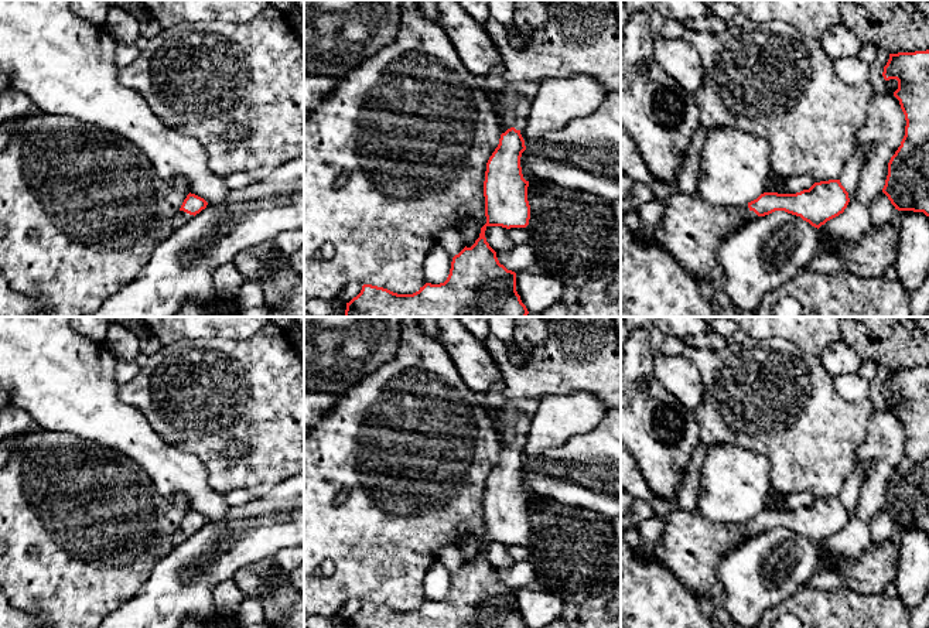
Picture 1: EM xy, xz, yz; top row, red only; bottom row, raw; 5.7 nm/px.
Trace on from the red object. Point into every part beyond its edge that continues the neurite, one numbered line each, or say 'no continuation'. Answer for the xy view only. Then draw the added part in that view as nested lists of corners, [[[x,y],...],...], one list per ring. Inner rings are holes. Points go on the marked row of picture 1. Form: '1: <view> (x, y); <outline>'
1: xy (181, 217); [[[178,211],[174,216],[174,228],[180,228],[181,225],[187,223],[192,218],[194,215],[189,215],[184,211]]]

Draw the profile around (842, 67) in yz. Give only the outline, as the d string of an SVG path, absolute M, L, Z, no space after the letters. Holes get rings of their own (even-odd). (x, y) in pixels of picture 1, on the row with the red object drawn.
M858 57L833 59L833 69L837 76L848 85L860 85L870 81L870 65Z

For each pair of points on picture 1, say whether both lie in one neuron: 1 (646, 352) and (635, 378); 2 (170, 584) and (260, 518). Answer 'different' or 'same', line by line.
1: same
2: same

